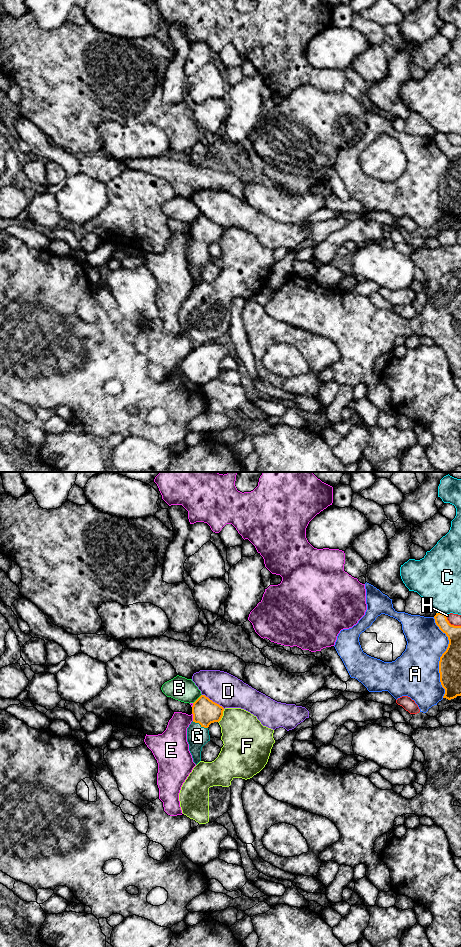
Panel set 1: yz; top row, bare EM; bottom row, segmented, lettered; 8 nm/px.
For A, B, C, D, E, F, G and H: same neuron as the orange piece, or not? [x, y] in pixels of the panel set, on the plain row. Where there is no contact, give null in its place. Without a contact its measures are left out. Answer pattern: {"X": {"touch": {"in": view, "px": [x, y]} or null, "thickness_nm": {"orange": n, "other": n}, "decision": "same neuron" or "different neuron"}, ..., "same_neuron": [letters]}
{"A": {"touch": {"in": "yz", "px": [440, 177]}, "thickness_nm": {"orange": 180, "other": 380}, "decision": "different neuron"}, "B": {"touch": {"in": "yz", "px": [197, 219]}, "thickness_nm": {"orange": 200, "other": 190}, "decision": "different neuron"}, "C": {"touch": {"in": "yz", "px": [441, 133]}, "thickness_nm": {"orange": 120, "other": 360}, "decision": "different neuron"}, "D": {"touch": {"in": "yz", "px": [212, 221]}, "thickness_nm": {"orange": 200, "other": 260}, "decision": "different neuron"}, "E": {"touch": {"in": "yz", "px": [193, 237]}, "thickness_nm": {"orange": 200, "other": 220}, "decision": "different neuron"}, "F": {"touch": {"in": "yz", "px": [222, 235]}, "thickness_nm": {"orange": 200, "other": 360}, "decision": "different neuron"}, "G": {"touch": {"in": "yz", "px": [200, 244]}, "thickness_nm": {"orange": 200, "other": 170}, "decision": "same neuron"}, "H": {"touch": {"in": "yz", "px": [450, 144]}, "thickness_nm": {"orange": 140, "other": 100}, "decision": "different neuron"}, "same_neuron": ["G"]}

